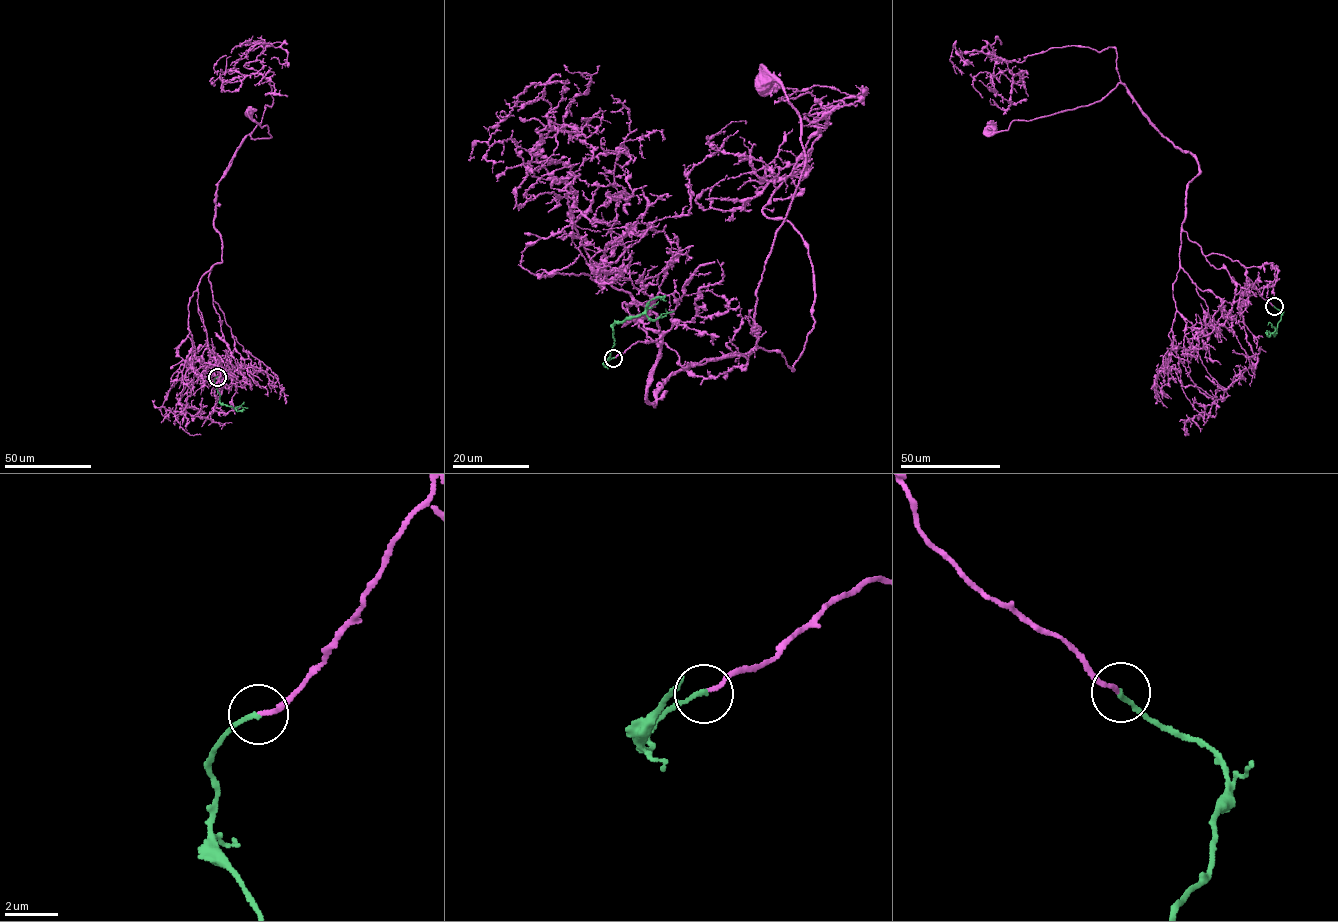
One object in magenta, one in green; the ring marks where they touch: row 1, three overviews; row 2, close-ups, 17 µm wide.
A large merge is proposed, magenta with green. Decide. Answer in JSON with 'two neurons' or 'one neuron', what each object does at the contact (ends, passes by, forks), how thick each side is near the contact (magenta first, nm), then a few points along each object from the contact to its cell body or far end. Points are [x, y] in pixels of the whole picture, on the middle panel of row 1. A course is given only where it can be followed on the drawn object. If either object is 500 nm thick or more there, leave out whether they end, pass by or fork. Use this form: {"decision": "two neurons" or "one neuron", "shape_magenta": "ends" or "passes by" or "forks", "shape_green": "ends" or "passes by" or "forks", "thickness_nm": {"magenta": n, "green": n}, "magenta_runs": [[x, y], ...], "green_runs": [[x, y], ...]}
{"decision": "one neuron", "shape_magenta": "ends", "shape_green": "ends", "thickness_nm": {"magenta": 140, "green": 170}, "magenta_runs": [[613, 358], [662, 345], [633, 301], [662, 346], [648, 404], [757, 342], [805, 163], [763, 82]], "green_runs": [[613, 358], [605, 366], [614, 343], [614, 324], [643, 314], [655, 319], [674, 311]]}

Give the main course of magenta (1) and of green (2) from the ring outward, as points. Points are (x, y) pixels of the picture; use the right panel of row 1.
1: (1274, 306), (1237, 260), (1205, 255), (1183, 230), (1199, 163), (1163, 137), (1125, 86), (990, 128)
2: (1274, 306), (1282, 312), (1275, 335), (1271, 326)

